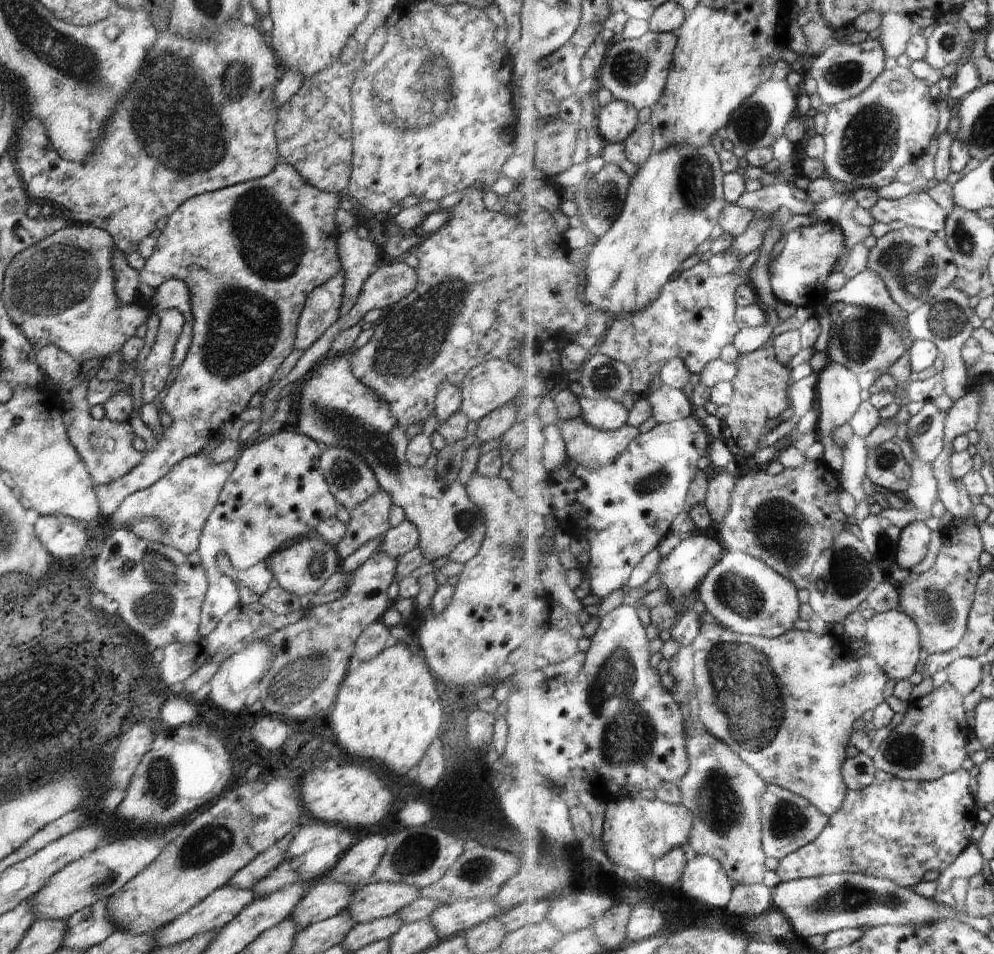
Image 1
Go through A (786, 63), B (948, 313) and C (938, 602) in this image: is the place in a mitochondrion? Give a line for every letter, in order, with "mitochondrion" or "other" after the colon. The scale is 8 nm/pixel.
A: other
B: mitochondrion
C: mitochondrion

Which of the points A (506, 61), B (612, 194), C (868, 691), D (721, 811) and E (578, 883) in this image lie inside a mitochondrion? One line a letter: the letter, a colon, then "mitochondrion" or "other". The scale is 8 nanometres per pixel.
A: other
B: mitochondrion
C: other
D: mitochondrion
E: other

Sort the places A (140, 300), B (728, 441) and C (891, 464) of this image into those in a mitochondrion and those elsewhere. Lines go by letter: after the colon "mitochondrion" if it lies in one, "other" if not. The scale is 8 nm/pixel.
A: other
B: other
C: mitochondrion

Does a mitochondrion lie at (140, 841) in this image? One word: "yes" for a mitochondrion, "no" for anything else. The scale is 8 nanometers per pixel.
no

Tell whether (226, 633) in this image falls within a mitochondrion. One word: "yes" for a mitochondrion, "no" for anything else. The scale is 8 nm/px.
no

